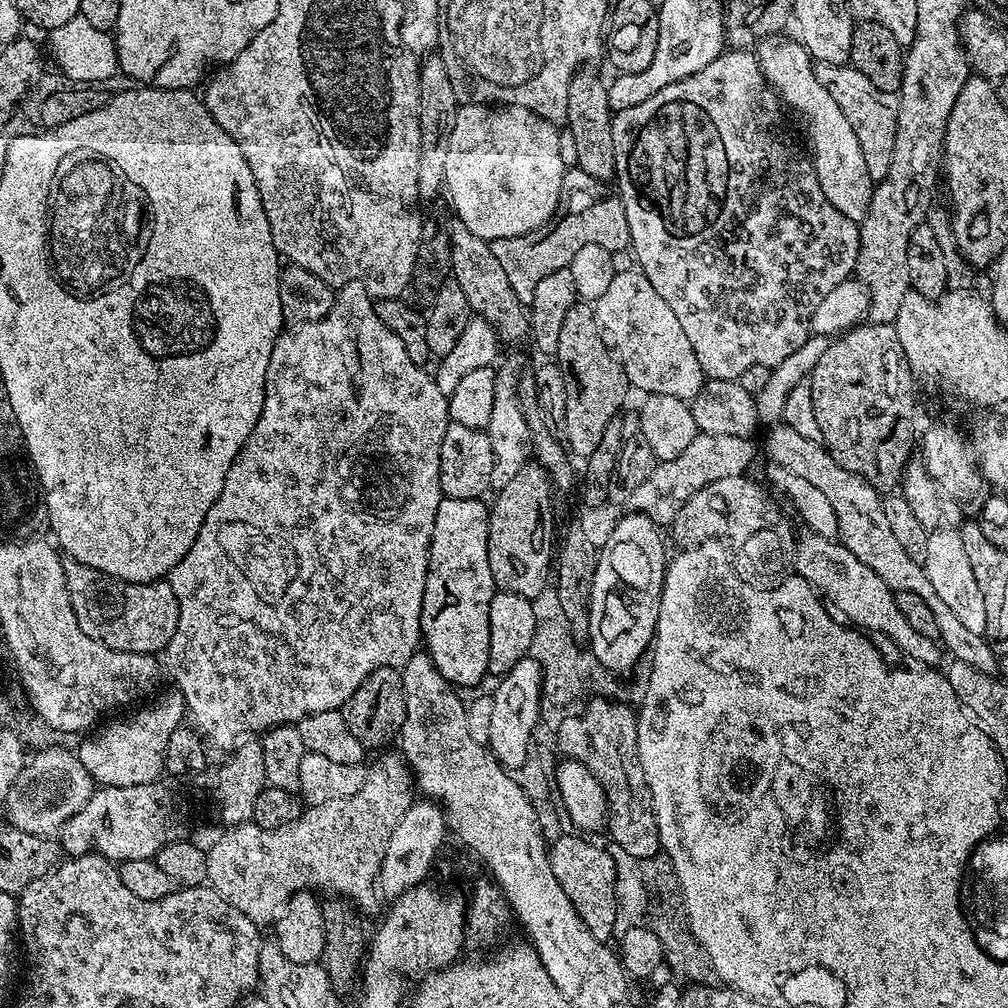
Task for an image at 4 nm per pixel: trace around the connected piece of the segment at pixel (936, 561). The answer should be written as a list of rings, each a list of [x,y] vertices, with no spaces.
[[[941,526],[928,532],[922,553],[922,567],[930,586],[934,586],[934,594],[950,606],[950,614],[955,614],[958,622],[966,626],[973,634],[984,636],[986,630],[986,602],[982,590],[978,590],[978,582],[974,579],[974,570],[970,570],[970,561],[966,559],[966,546],[962,546],[962,538],[955,527]]]

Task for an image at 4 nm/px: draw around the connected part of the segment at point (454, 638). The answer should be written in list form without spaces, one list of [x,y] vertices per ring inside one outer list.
[[[444,498],[438,506],[438,518],[434,518],[434,534],[428,551],[428,573],[426,574],[426,586],[422,594],[422,614],[420,615],[420,635],[423,647],[431,656],[434,666],[453,686],[460,684],[476,684],[480,679],[488,676],[488,651],[490,650],[490,602],[497,591],[494,578],[490,574],[490,558],[488,557],[488,514],[489,505],[483,499],[467,500],[466,498]]]

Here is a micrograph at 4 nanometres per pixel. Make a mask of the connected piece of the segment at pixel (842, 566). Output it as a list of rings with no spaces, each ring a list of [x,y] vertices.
[[[805,531],[803,535],[794,548],[794,572],[799,579],[815,588],[845,621],[851,622],[857,629],[885,636],[898,651],[905,652],[912,660],[917,660],[920,663],[917,665],[939,665],[936,663],[940,660],[940,652],[942,656],[941,645],[933,637],[918,634],[918,630],[911,628],[898,610],[892,589],[886,586],[886,582],[882,582],[882,578],[878,578],[878,574],[874,574],[874,570],[870,570],[870,566],[858,562],[858,558],[854,558],[854,554],[850,554],[850,550],[846,550],[835,539],[810,531]]]

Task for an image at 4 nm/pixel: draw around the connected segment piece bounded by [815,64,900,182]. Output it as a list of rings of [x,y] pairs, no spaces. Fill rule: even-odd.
[[[816,64],[816,77],[822,86],[838,102],[838,110],[850,122],[854,134],[858,134],[858,146],[862,146],[862,158],[866,158],[866,170],[870,170],[873,182],[886,178],[890,170],[890,158],[894,158],[894,134],[898,122],[899,95],[894,92],[883,92],[866,78],[858,69],[848,64]]]

